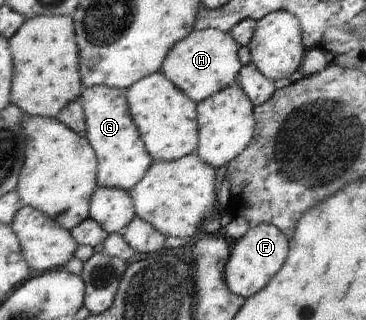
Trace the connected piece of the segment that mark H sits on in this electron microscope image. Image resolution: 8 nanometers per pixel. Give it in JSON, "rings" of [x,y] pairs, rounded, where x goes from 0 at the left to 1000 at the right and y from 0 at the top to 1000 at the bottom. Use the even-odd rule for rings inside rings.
{"rings":[[[587,88],[533,91],[462,159],[440,225],[544,322],[648,253],[648,234],[667,209],[653,191],[653,147],[628,103]]]}

